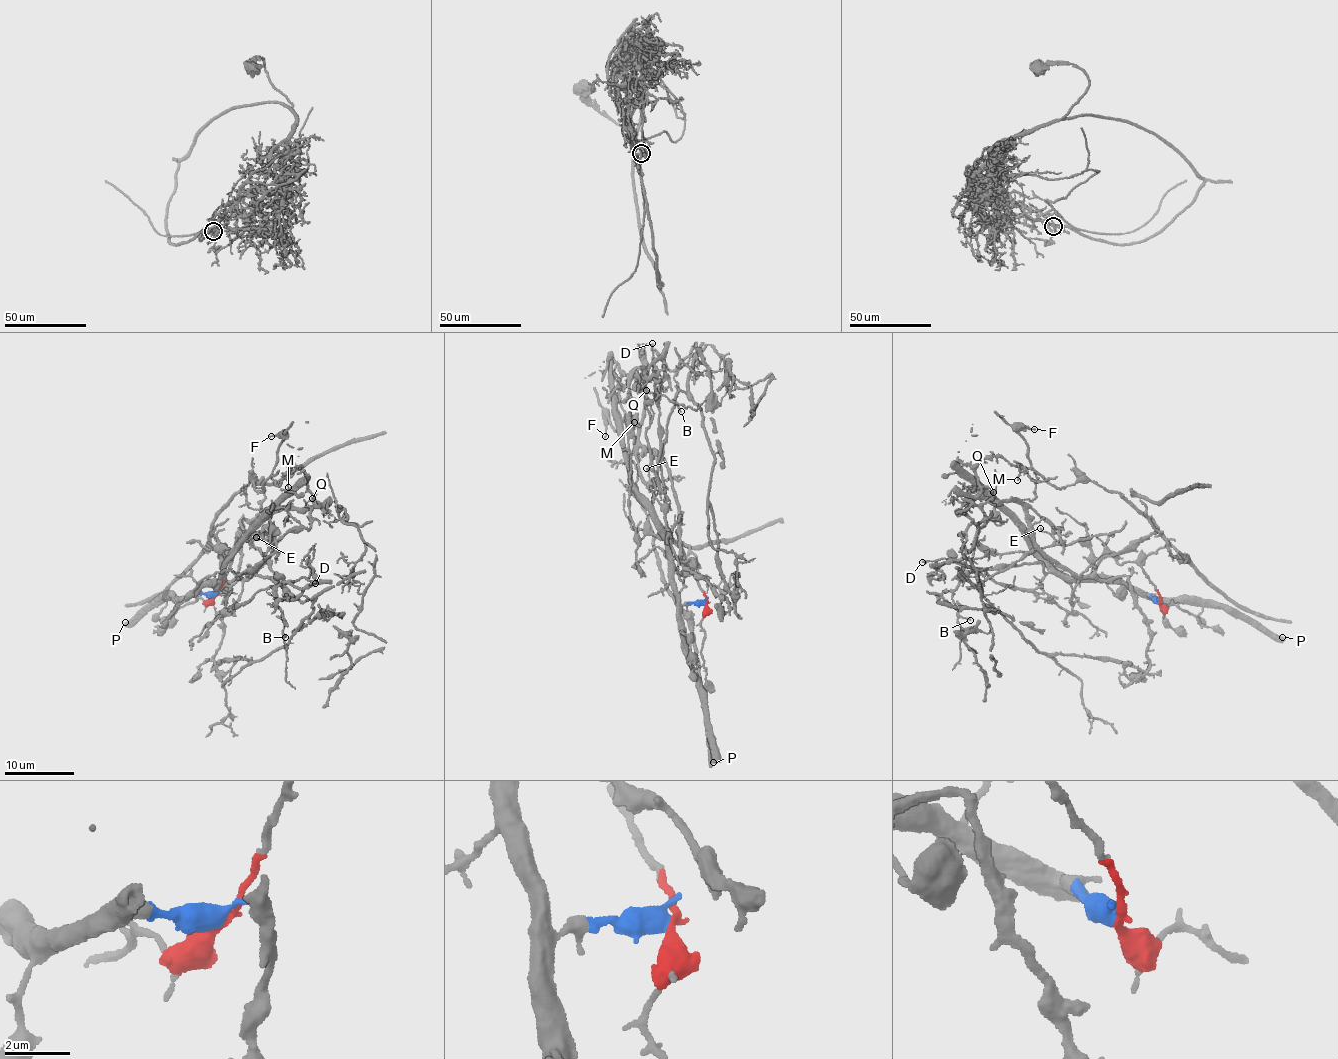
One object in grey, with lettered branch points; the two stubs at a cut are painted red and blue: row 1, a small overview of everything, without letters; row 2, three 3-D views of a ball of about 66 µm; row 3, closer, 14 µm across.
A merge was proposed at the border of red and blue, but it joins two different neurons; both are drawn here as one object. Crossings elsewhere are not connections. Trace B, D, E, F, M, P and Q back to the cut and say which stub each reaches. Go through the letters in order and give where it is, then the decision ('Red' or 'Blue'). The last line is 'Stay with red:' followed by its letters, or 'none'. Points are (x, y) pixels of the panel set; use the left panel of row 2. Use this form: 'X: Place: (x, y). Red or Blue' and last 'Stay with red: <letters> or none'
B: Place: (285, 637). Blue
D: Place: (315, 583). Blue
E: Place: (256, 537). Blue
F: Place: (271, 436). Red
M: Place: (288, 487). Blue
P: Place: (125, 622). Blue
Q: Place: (312, 498). Blue
Stay with red: F

